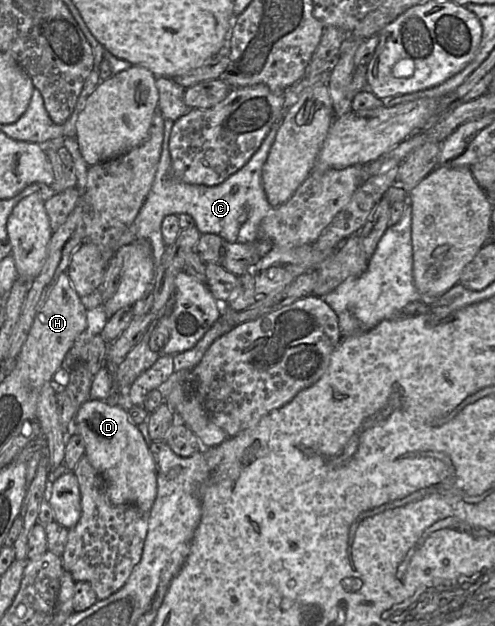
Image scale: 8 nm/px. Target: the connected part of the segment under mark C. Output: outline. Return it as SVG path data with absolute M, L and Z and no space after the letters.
M280 118L271 127L267 137L250 160L224 182L215 186L188 184L174 177L169 153L169 139L174 122L165 119L164 139L154 182L134 222L136 238L146 240L151 247L155 268L160 263L166 248L161 227L164 218L168 215L188 214L194 218L196 227L201 234L216 234L229 243L246 239L252 243L261 238L261 221L273 209L267 201L262 186L262 168L282 124L282 119Z

